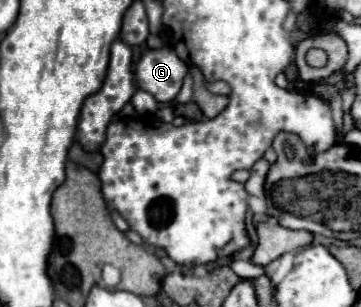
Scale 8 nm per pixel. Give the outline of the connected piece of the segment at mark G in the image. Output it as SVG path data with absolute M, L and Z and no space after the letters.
M172 47L146 49L136 65L136 83L140 89L152 93L158 103L170 103L188 73L188 65L176 55Z

